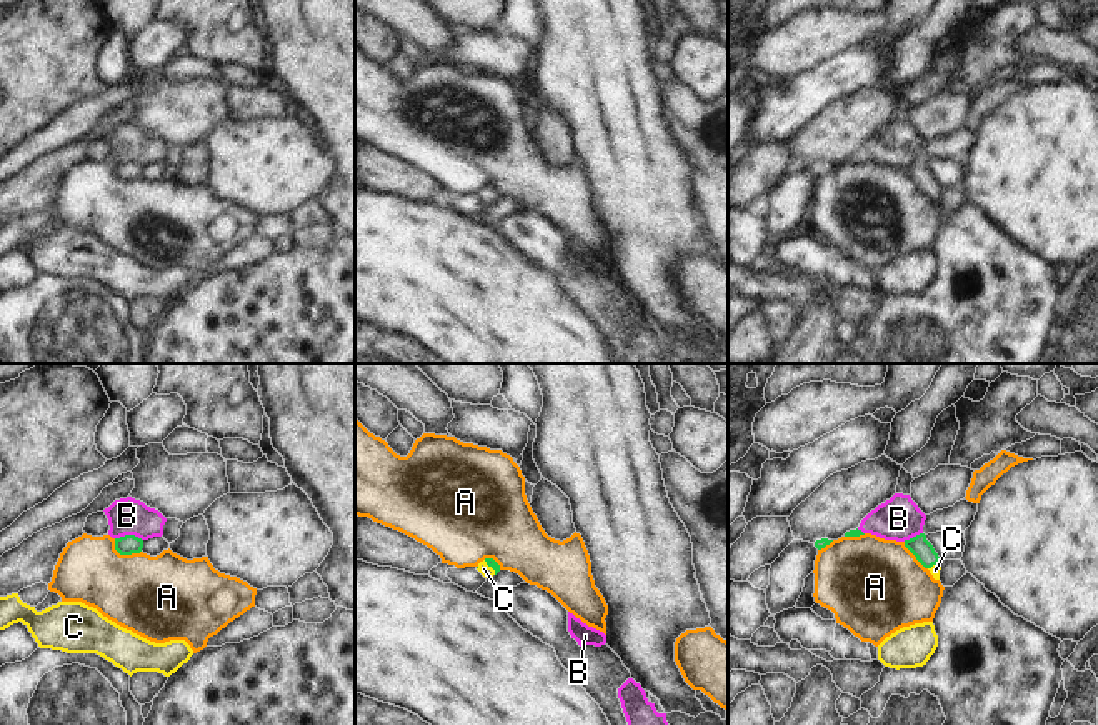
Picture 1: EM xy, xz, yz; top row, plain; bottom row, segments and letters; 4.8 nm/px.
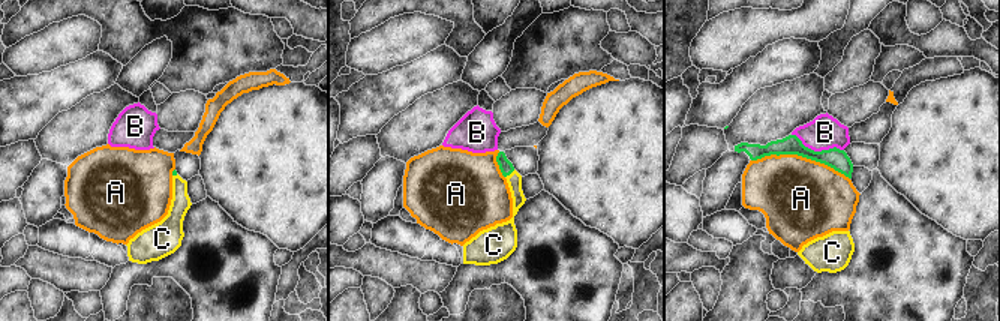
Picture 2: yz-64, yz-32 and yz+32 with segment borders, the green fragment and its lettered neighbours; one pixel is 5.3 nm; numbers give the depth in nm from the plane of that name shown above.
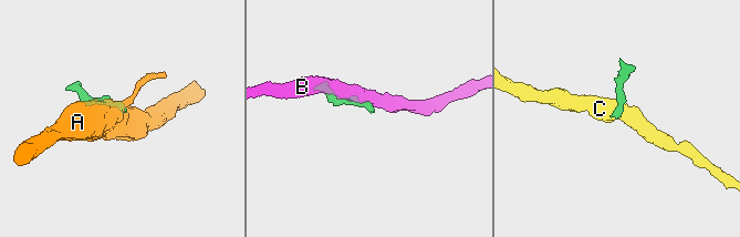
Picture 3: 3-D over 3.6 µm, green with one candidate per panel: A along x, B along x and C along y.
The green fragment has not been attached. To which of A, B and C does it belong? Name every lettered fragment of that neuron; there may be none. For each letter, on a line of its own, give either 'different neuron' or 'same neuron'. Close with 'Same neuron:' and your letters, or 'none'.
A: different neuron
B: different neuron
C: same neuron
Same neuron: C

